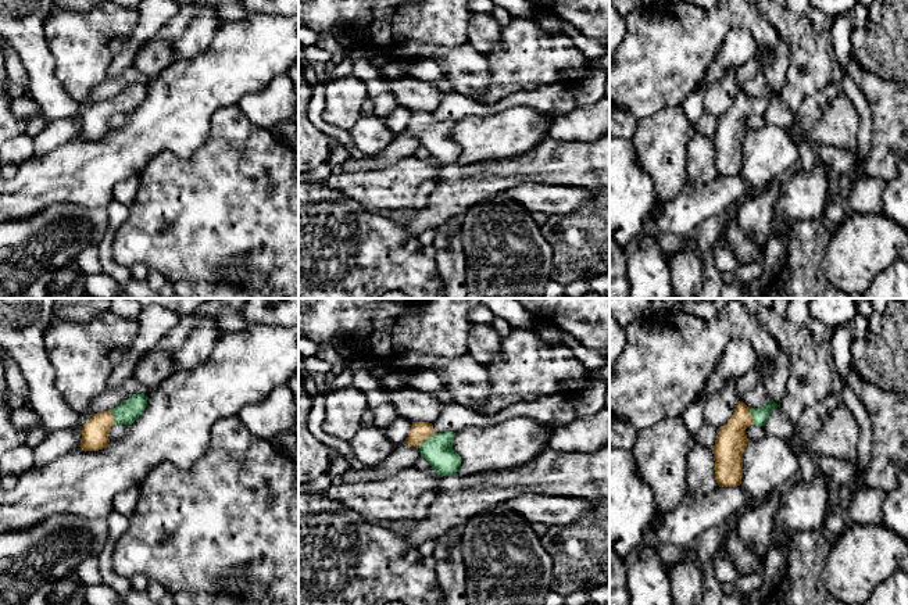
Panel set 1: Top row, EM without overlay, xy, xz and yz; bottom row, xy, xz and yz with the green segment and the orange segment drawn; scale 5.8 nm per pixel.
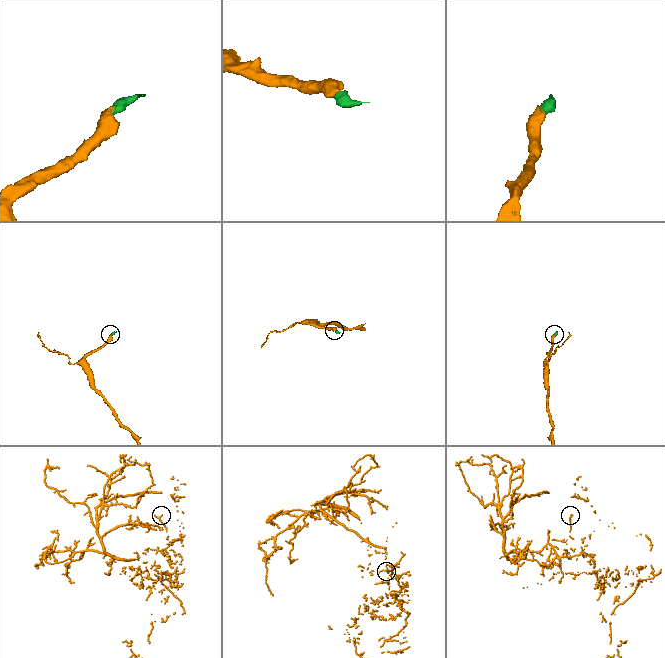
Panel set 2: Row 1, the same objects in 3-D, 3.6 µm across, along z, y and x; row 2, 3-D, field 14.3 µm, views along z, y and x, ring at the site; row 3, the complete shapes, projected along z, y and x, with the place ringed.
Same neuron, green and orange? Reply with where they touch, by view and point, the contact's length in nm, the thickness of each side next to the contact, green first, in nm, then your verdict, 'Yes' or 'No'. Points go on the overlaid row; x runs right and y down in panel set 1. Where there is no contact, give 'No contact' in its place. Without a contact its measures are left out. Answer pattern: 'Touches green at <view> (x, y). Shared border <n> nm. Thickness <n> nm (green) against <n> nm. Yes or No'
Touches green at xz (426, 439). Shared border 130 nm. Thickness 180 nm (green) against 110 nm. Yes

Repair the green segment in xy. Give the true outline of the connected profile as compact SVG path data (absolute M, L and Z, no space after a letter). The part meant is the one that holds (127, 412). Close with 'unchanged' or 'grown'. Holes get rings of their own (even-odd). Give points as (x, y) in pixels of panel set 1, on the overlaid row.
M133 394L111 411L101 411L83 425L81 448L83 451L99 451L108 445L108 430L114 425L132 425L146 409L147 395Z; grown

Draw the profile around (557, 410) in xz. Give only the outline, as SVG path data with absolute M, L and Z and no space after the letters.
M555 394L535 401L518 402L493 415L483 415L472 408L448 402L442 405L440 414L432 425L435 433L458 433L468 426L490 426L519 416L558 427L572 422L576 414L572 397Z

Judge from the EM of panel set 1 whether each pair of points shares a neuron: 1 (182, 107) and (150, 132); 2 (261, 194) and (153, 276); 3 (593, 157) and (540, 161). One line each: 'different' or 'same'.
1: same
2: different
3: same

